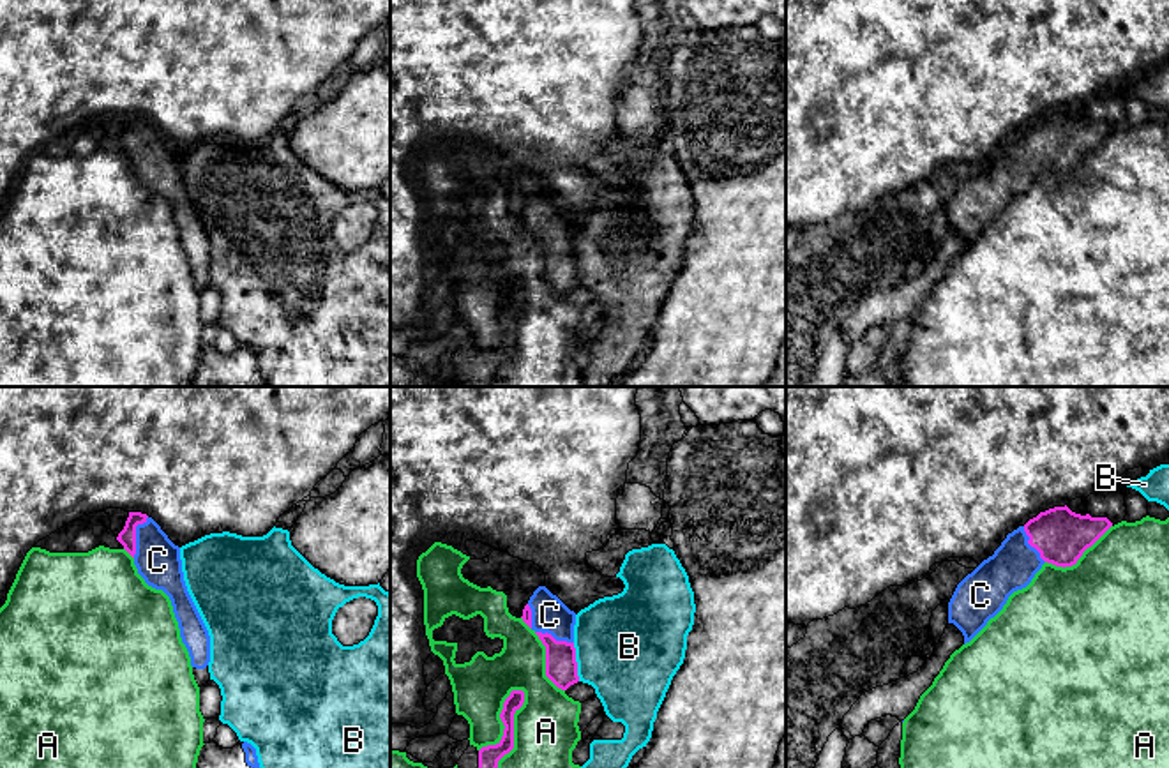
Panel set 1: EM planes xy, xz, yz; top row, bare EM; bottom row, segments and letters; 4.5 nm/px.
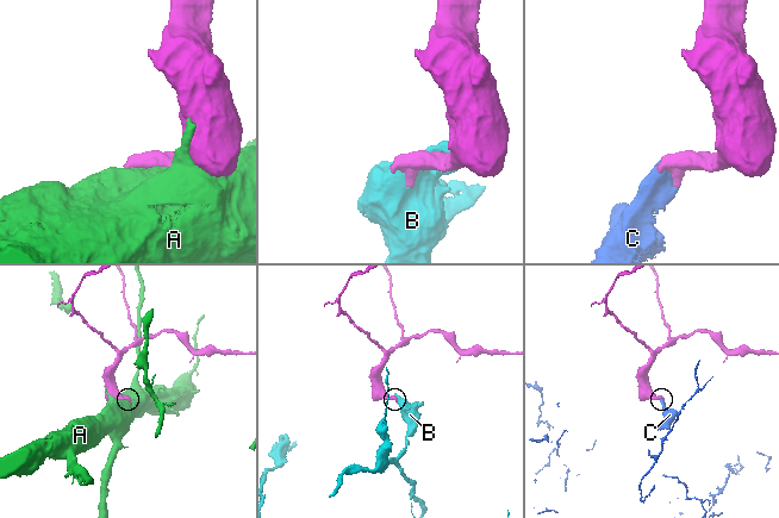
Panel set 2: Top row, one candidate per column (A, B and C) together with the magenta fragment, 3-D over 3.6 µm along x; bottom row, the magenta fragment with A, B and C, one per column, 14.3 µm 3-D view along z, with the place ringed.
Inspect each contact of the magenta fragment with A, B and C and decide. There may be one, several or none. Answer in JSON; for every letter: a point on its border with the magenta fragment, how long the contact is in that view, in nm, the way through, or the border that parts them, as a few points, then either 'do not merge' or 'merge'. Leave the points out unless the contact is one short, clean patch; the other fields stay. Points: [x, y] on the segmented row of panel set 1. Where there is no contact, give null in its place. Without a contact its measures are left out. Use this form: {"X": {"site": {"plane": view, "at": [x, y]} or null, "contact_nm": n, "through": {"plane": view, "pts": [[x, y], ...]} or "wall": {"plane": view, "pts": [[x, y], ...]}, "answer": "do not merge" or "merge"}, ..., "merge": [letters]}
{"A": {"site": {"plane": "xz", "at": [512, 728]}, "contact_nm": 380, "answer": "do not merge"}, "B": {"site": {"plane": "xz", "at": [576, 662]}, "contact_nm": 180, "wall": {"plane": "xz", "pts": [[573, 643], [580, 680]]}, "answer": "do not merge"}, "C": {"site": {"plane": "xy", "at": [135, 535]}, "contact_nm": 200, "answer": "merge"}, "merge": ["C"]}

